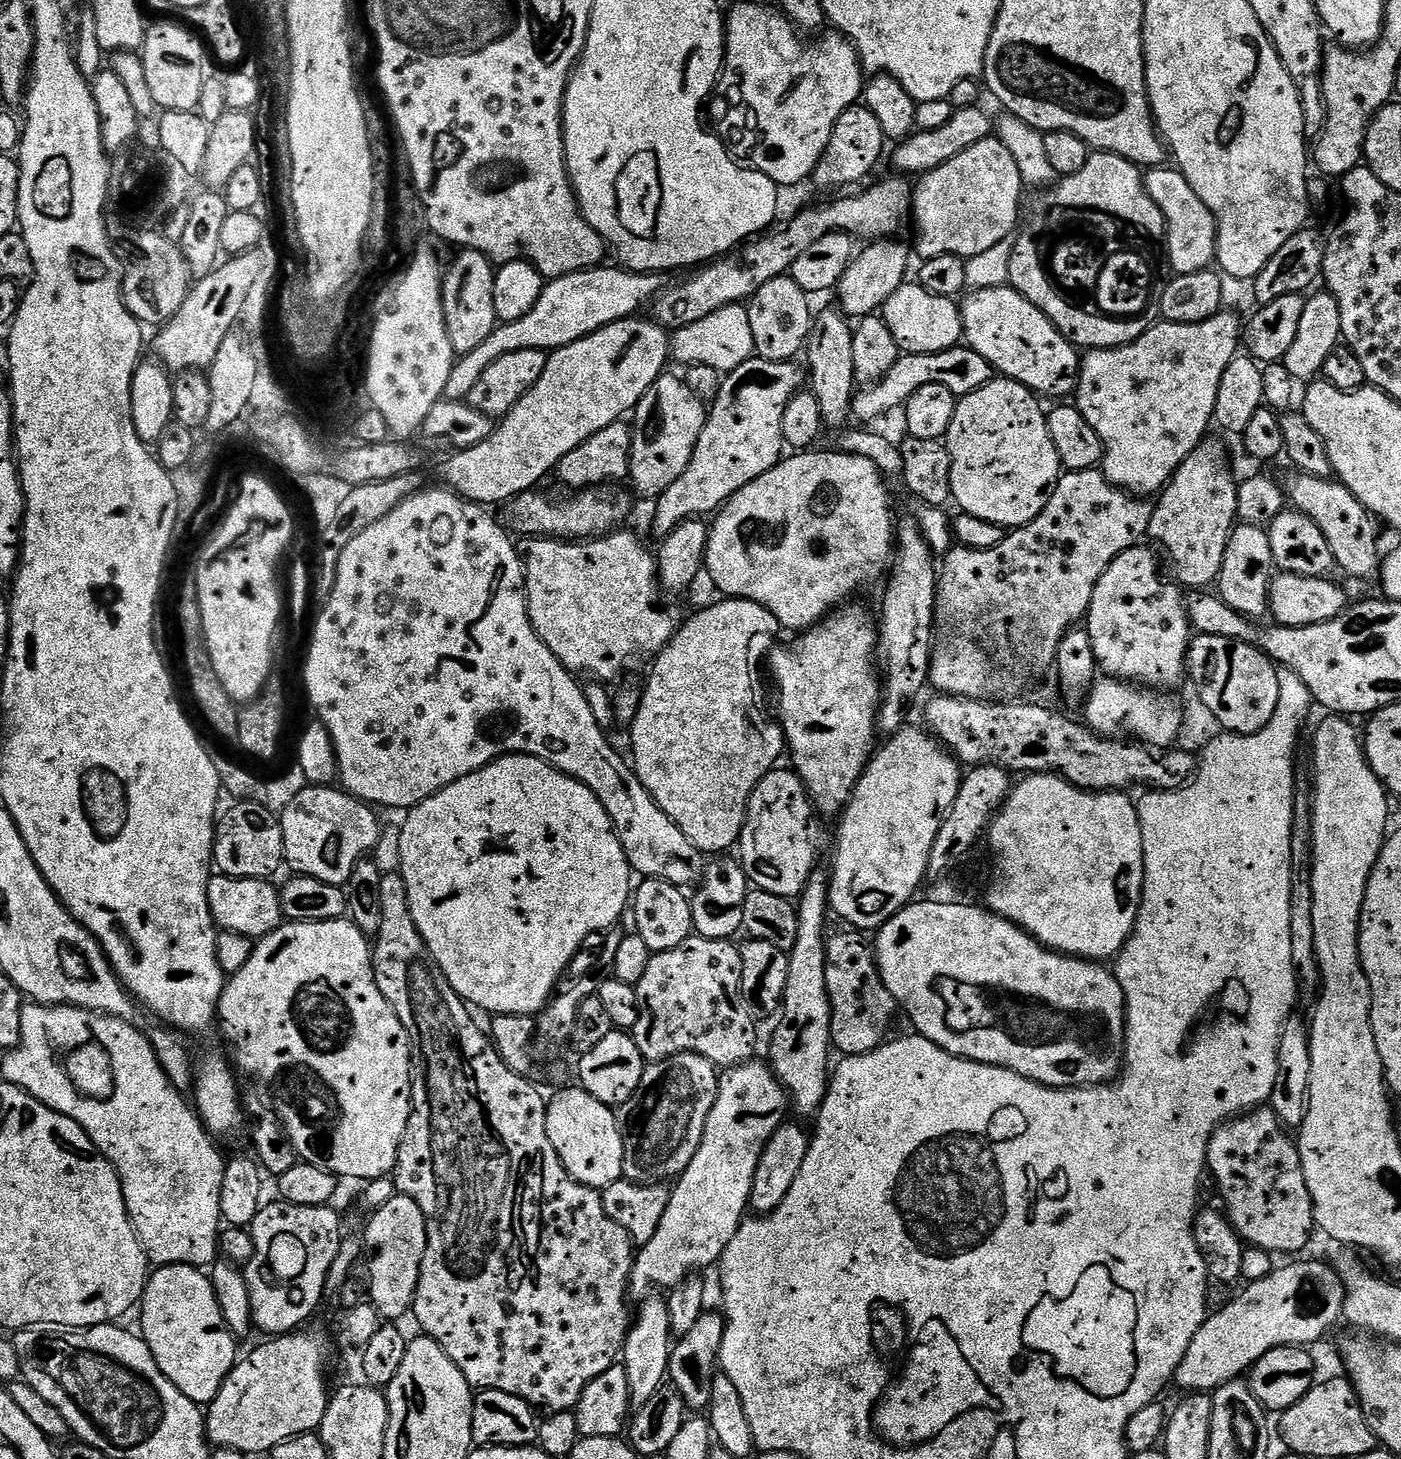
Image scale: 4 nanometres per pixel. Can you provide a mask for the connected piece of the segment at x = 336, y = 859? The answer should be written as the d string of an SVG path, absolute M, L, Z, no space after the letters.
M304 786L304 789L300 793L293 795L289 799L288 803L284 805L282 811L279 813L278 819L282 826L282 838L284 839L284 858L287 867L292 867L293 873L301 876L309 876L310 878L318 878L322 882L327 884L339 884L341 886L347 885L348 879L351 876L351 871L354 870L354 866L357 862L365 859L371 853L372 849L375 848L378 838L380 837L380 829L382 827L381 821L376 821L376 816L371 807L365 804L363 800L356 799L355 796L348 795L347 792L341 790L336 786Z

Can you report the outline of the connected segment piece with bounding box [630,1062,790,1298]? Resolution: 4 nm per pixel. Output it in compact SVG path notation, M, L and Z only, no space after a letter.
M764 1062L756 1063L738 1064L720 1076L716 1101L710 1110L710 1118L706 1118L706 1130L702 1130L698 1154L690 1158L690 1166L686 1166L684 1173L675 1181L671 1189L672 1197L666 1206L666 1214L662 1214L662 1222L658 1222L654 1238L650 1238L650 1242L643 1244L635 1253L630 1281L633 1297L643 1297L649 1291L648 1284L653 1284L656 1287L653 1289L656 1290L671 1290L687 1276L704 1270L700 1268L708 1268L711 1264L713 1267L726 1250L726 1246L730 1246L730 1238L734 1238L734 1234L740 1229L750 1208L754 1170L758 1170L758 1162L770 1138L778 1130L778 1126L785 1123L784 1111L787 1113L790 1108L788 1094L772 1073L771 1067Z

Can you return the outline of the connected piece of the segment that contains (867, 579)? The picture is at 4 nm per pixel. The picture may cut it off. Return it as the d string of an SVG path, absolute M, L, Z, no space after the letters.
M800 450L795 454L788 454L792 456L785 455L781 459L780 463L775 464L770 470L766 470L766 474L762 474L762 478L758 478L754 482L750 482L746 486L742 486L742 490L738 490L738 494L734 494L731 500L720 509L719 512L715 513L714 519L711 521L710 529L708 532L708 549L706 550L706 558L704 563L706 565L706 576L709 576L710 579L716 583L716 588L720 591L720 594L723 594L728 598L739 598L742 600L753 600L758 602L762 606L766 606L766 610L770 610L770 614L774 614L777 625L781 629L783 628L793 628L796 631L796 634L803 633L809 628L813 628L815 624L820 623L821 620L827 617L828 613L841 607L845 602L851 601L852 596L855 594L859 588L864 588L867 584L872 584L875 580L883 581L885 579L886 573L889 571L890 565L894 559L894 545L896 543L896 526L897 521L892 520L892 500L888 497L888 488L889 485L886 483L886 477L878 470L878 466L874 466L874 462L870 462L870 458L862 458L861 456L856 456L852 452L842 452L839 450L833 450L833 452L816 452L817 450Z

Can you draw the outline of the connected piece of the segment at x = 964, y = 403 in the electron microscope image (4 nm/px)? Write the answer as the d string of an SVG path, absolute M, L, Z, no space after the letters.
M993 378L986 386L957 399L954 422L950 422L946 443L952 463L952 500L960 512L982 518L982 522L994 522L1005 530L1024 528L1042 514L1056 483L1060 481L1062 469L1058 450L1054 450L1054 442L1050 442L1045 409L1040 409L1039 402L1037 393L1017 380L1007 378Z

